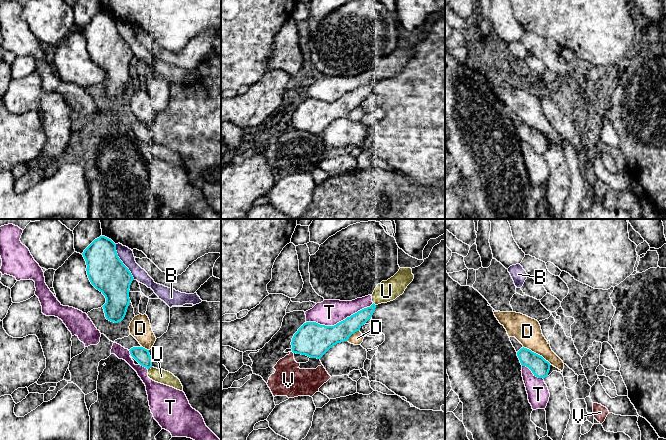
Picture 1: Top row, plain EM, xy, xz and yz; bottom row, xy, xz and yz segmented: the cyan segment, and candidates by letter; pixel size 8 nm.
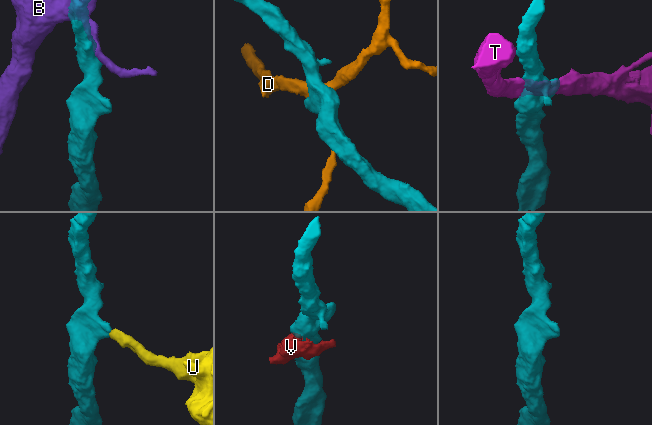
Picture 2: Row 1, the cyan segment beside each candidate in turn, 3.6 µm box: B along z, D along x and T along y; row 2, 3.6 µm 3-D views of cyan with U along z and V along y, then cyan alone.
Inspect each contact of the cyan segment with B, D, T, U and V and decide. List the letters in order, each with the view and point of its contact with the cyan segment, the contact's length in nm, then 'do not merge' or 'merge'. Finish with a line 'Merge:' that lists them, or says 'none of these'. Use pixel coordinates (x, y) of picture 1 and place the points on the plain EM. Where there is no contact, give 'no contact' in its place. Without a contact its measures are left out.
B: xy (122, 38) | 320 nm | do not merge
D: yz (537, 130) | 260 nm | do not merge
T: xz (339, 98) | 550 nm | do not merge
U: xy (149, 143) | 40 nm | merge
V: no contact | do not merge
Merge: U

